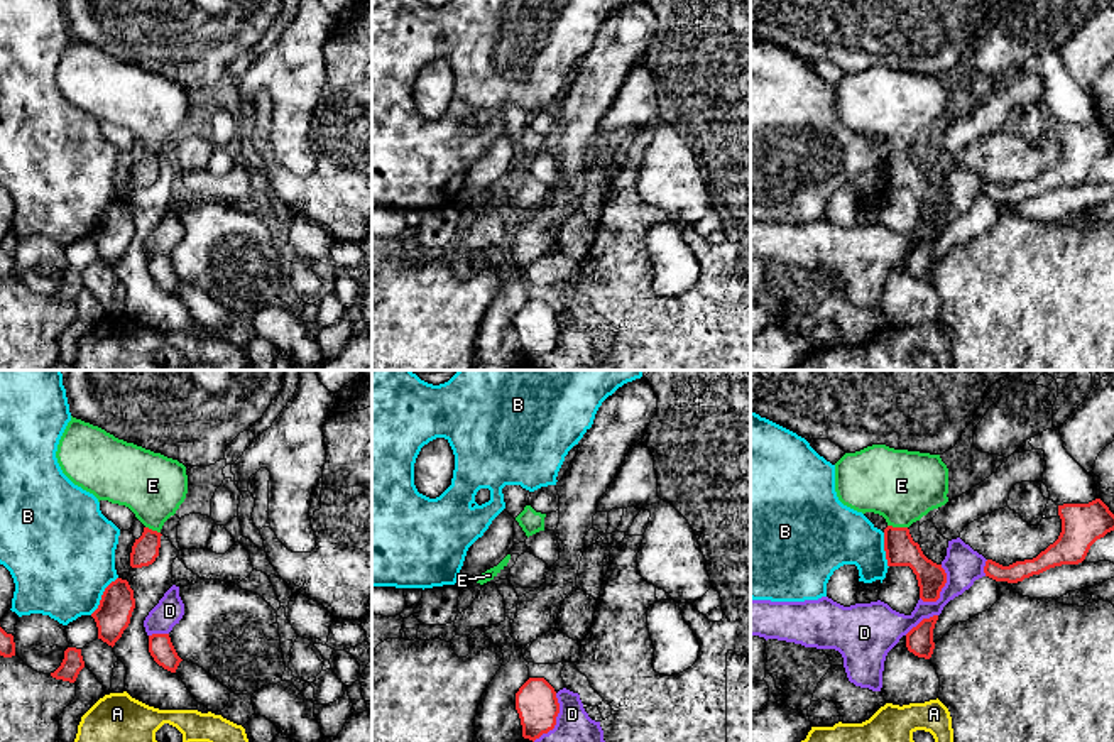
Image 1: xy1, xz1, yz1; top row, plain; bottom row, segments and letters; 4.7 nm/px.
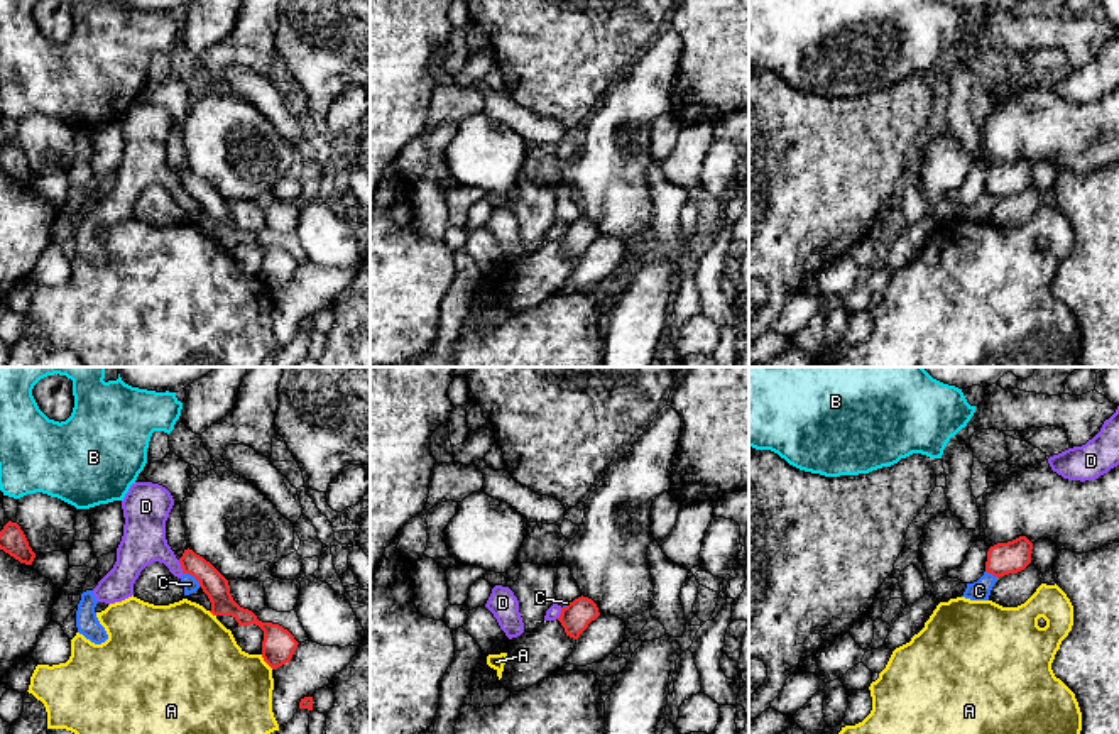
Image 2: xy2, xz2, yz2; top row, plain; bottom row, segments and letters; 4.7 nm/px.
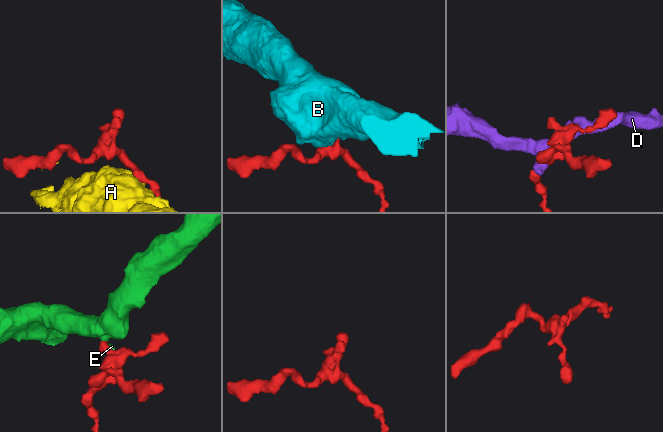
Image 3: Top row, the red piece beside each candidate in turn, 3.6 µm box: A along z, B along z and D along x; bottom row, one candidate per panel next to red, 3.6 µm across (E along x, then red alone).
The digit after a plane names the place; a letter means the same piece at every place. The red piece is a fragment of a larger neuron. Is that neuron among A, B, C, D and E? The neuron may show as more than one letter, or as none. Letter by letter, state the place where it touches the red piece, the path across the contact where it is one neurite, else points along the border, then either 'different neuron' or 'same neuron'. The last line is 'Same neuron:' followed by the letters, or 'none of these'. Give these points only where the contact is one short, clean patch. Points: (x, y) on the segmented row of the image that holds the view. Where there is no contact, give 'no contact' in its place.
A: meets red in xy2 at (266, 662); different neuron
B: meets red in xy1 at (102, 595); different neuron
C: meets red in xy2 at (193, 575); border along xy2 (183, 572), (188, 572), (200, 586); different neuron
D: meets red in xz1 at (555, 720); different neuron
E: meets red in yz1 at (898, 528); runs through yz1 (900, 548), (898, 528), (901, 485); same neuron
Same neuron: E

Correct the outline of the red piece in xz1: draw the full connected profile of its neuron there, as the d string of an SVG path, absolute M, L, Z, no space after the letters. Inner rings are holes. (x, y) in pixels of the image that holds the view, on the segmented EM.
M529 678L516 693L516 710L522 737L534 742L556 725L560 703L554 688L544 678Z

